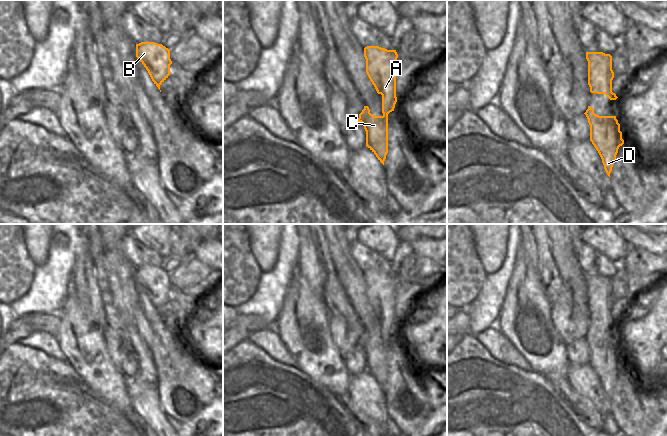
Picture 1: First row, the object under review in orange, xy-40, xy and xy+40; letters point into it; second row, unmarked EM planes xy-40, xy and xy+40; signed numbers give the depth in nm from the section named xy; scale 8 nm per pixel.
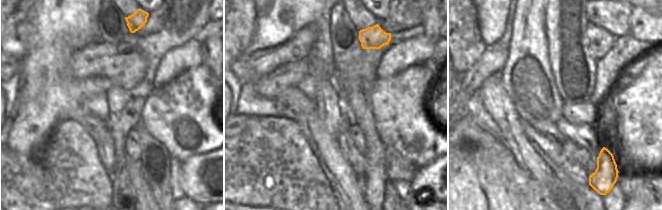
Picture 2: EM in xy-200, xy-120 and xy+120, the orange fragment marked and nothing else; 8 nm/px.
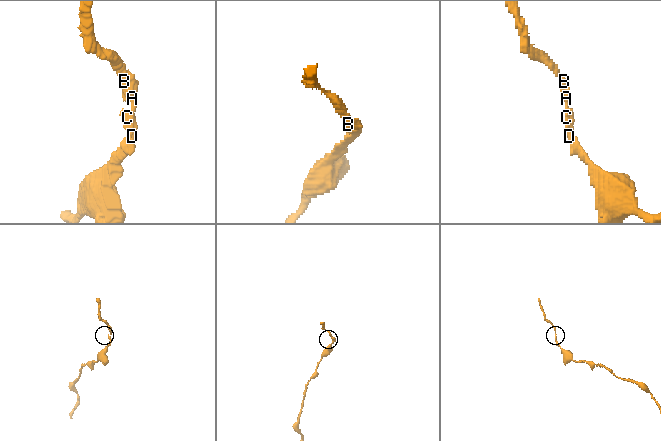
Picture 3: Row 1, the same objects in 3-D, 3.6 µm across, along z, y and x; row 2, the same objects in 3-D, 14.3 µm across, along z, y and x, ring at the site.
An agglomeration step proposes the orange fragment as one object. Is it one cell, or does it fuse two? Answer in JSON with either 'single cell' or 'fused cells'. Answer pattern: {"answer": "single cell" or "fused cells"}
{"answer": "single cell"}

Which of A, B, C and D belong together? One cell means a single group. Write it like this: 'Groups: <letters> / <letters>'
Groups: A B C D

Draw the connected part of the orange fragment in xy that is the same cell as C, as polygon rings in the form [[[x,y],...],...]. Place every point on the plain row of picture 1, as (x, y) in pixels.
[[[367,270],[364,272],[366,283],[366,297],[374,309],[378,318],[382,319],[382,340],[375,340],[370,337],[368,330],[359,338],[358,346],[364,349],[366,355],[366,370],[376,379],[378,384],[384,389],[388,377],[388,338],[394,335],[397,326],[396,321],[396,284],[398,278],[396,274],[387,274],[379,270]]]

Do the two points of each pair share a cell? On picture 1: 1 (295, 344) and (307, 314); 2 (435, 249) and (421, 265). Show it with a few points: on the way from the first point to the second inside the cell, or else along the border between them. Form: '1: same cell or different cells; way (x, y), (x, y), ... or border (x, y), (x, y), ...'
1: same cell; way (295, 329), (292, 311), (295, 300)
2: different cells; border (412, 251), (430, 258), (436, 264)

